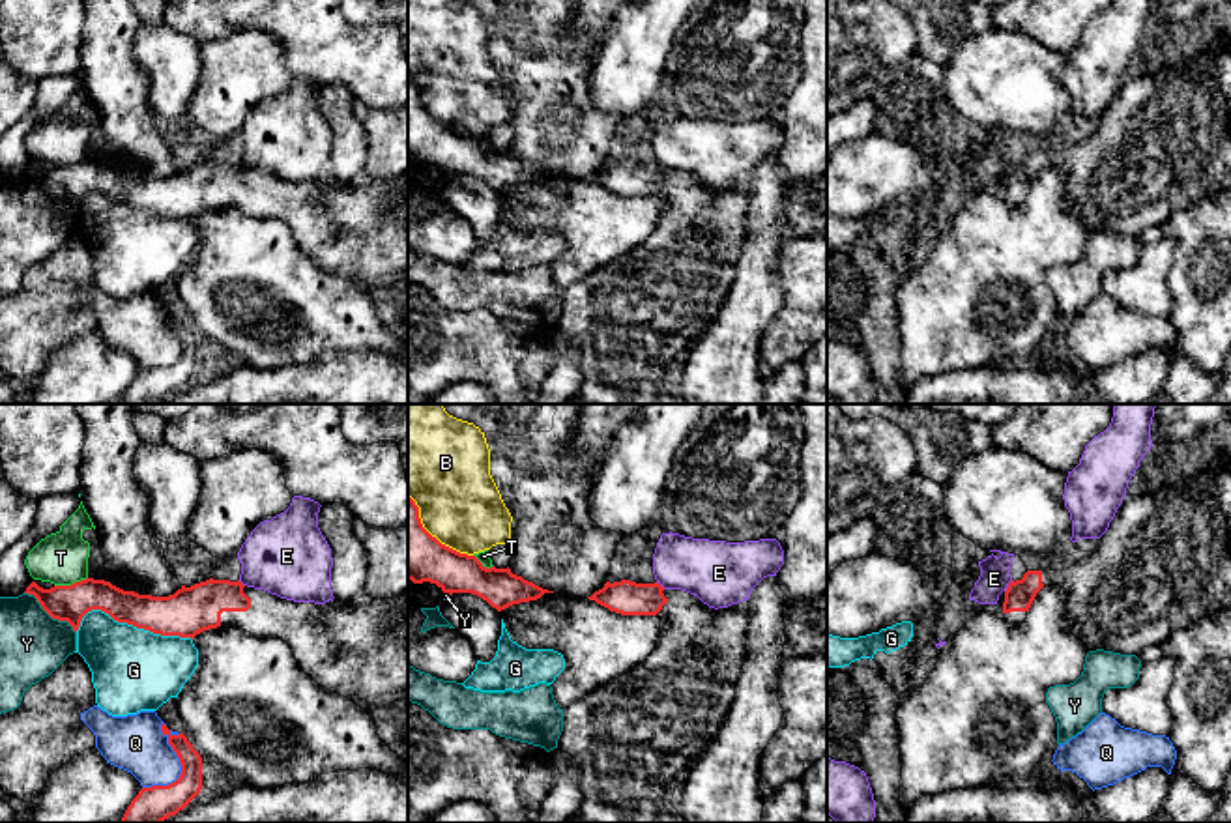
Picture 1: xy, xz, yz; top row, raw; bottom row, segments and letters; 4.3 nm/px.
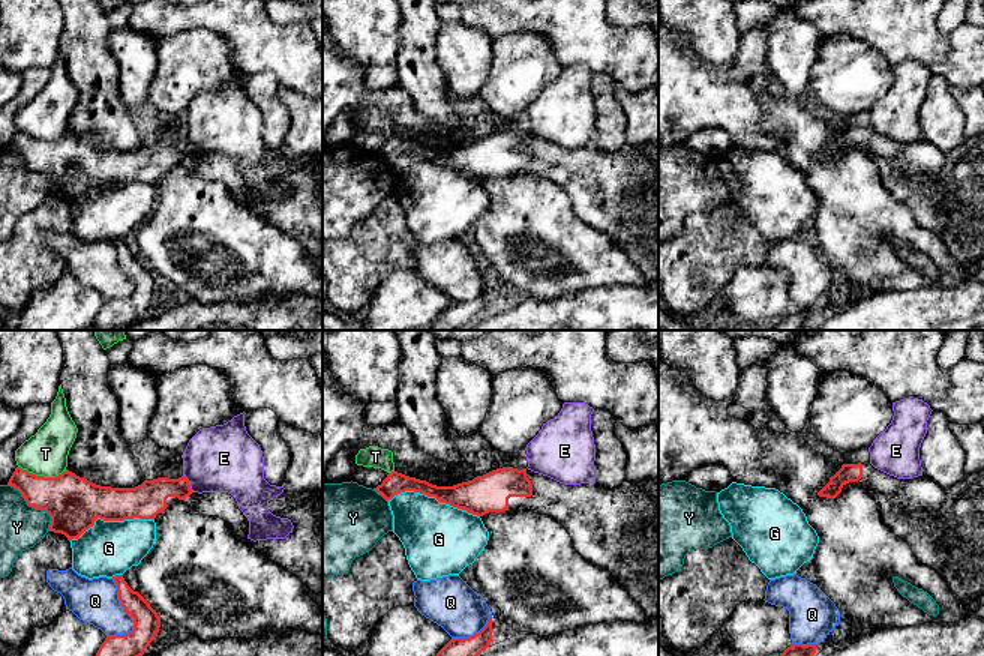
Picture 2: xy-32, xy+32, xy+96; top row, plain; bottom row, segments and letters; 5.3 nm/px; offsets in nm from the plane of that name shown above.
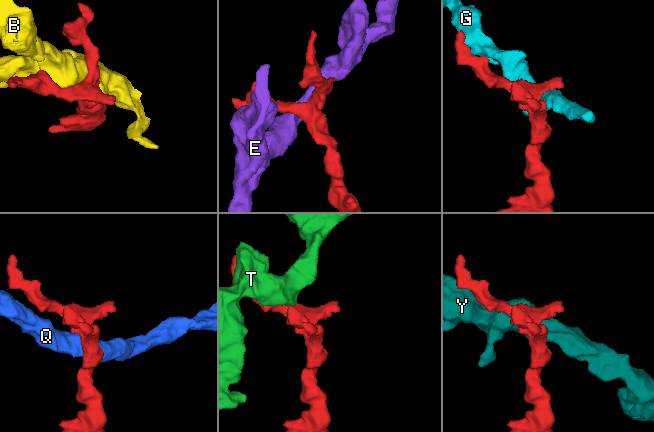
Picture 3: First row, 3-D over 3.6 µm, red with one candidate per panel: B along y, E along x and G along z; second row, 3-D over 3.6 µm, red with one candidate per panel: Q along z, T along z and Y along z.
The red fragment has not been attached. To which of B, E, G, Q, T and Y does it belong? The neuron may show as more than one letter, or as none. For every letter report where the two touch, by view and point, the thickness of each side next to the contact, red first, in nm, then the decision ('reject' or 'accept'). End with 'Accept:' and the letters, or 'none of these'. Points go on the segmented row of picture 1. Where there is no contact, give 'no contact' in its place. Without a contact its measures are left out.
B: meets red in xz at (431, 535); 240 nm thick on the red side, 360 nm on the other; reject
E: meets red in yz at (1009, 586); 130 nm thick on the red side, 130 nm on the other; reject
G: meets red in xy at (131, 623); 200 nm thick on the red side, 360 nm on the other; reject
Q: meets red in xy at (182, 767); 160 nm thick on the red side, 260 nm on the other; reject
T: meets red in xy at (72, 584); 160 nm thick on the red side, 220 nm on the other; reject
Y: meets red in xy at (51, 616); 160 nm thick on the red side, 280 nm on the other; reject
Accept: none of these

